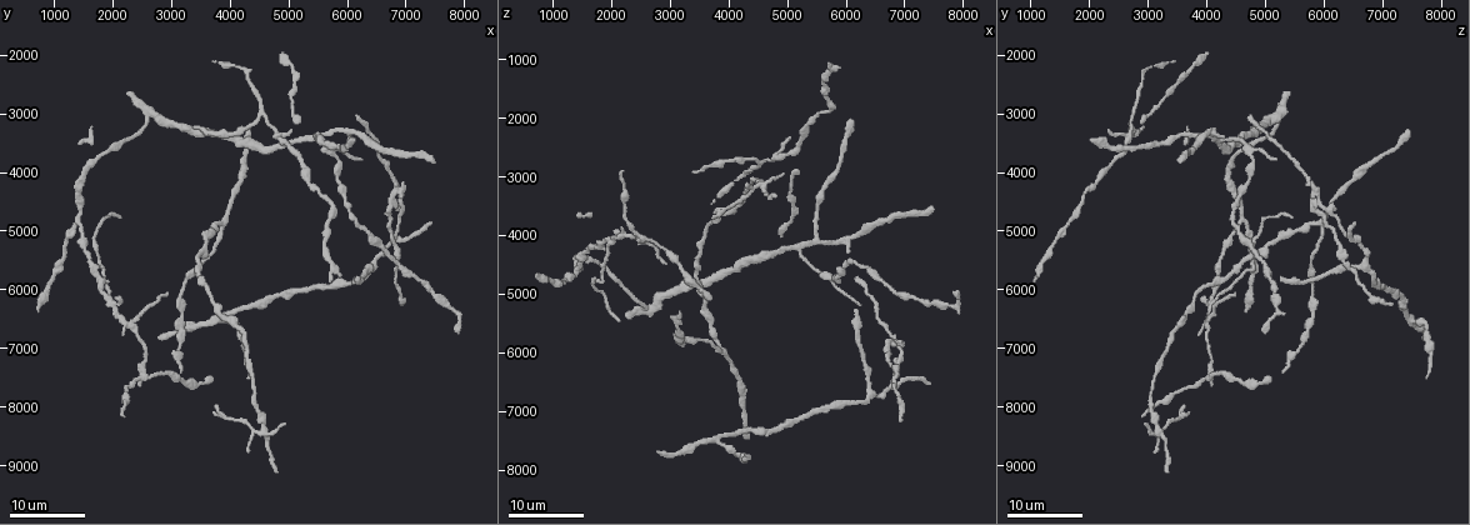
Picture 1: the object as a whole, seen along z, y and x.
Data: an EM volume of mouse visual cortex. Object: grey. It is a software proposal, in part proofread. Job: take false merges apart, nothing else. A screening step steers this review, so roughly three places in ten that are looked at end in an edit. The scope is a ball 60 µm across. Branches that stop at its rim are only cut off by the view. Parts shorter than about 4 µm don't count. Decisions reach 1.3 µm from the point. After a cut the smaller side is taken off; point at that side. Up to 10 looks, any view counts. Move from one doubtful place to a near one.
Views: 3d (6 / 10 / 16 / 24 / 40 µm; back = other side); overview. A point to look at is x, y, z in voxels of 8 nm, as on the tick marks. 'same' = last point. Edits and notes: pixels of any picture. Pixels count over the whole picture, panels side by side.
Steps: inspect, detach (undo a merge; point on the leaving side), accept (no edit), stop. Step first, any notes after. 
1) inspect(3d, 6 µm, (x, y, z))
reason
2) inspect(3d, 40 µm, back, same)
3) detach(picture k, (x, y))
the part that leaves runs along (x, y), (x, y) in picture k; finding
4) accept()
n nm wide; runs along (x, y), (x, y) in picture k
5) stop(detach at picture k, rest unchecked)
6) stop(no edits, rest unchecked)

inspect(3d, 16 µm, (4600, 8400, 3150))
two arms in line, one across

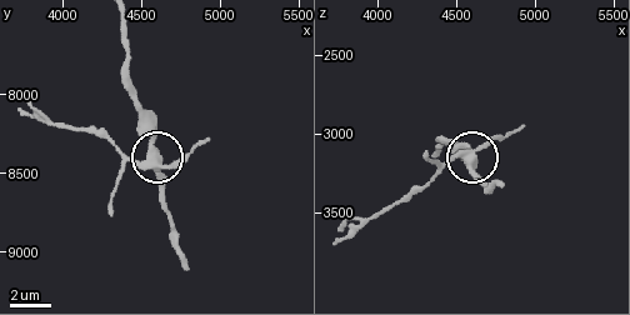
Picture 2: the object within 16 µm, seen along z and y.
inspect(3d, 10 µm, (4540, 8440, 3120))

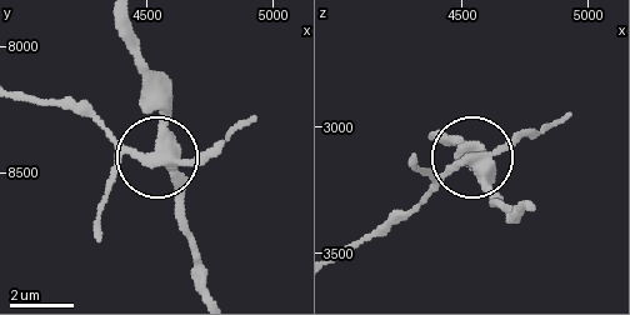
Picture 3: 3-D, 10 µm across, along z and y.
detach(picture 3, (119, 153))
3 arms; a second neuron is stuck on

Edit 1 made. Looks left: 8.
inspect(3d, 16 µm, (6900, 4350, 5850))
four-way junction

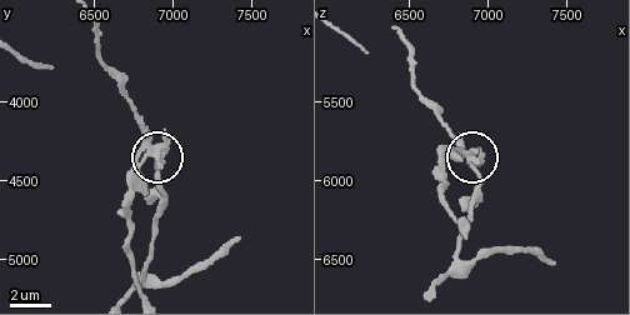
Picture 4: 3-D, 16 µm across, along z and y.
inspect(3d, 6 µm, (6880, 4340, 5820))

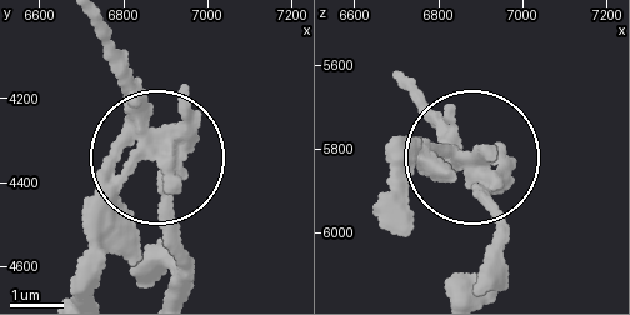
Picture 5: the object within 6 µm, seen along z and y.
detach(picture 5, (111, 178))
4 arms; the part that leaves runs along (486, 179), (433, 156), (410, 196) in picture 5; two neurons meet here

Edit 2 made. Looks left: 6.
inspect(overview)

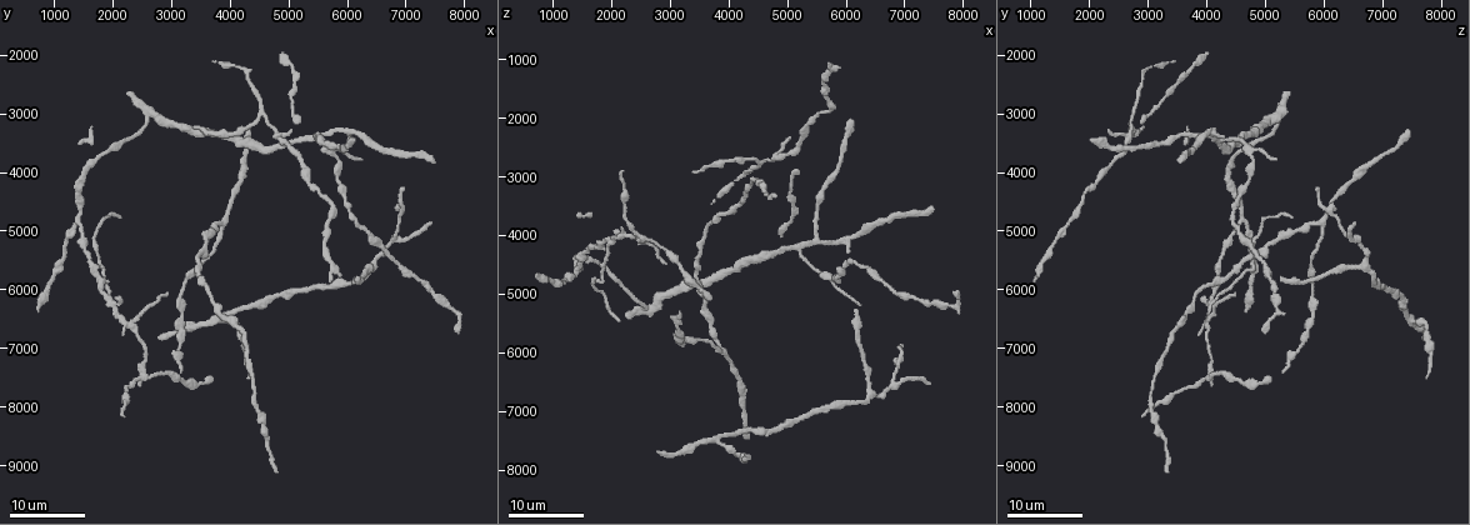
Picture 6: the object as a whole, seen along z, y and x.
inspect(3d, 24 µm, (4550, 3000, 2750))
three-way junction

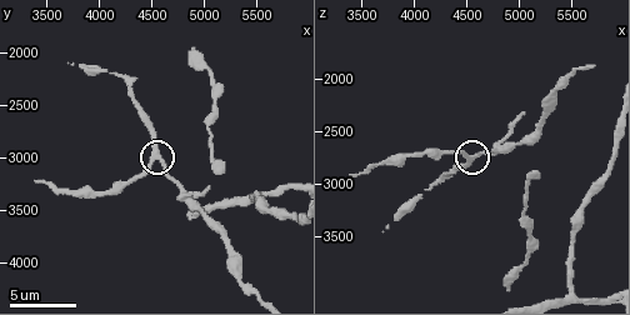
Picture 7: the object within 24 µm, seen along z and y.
inspect(3d, 6 µm, (4500, 3000, 2740))

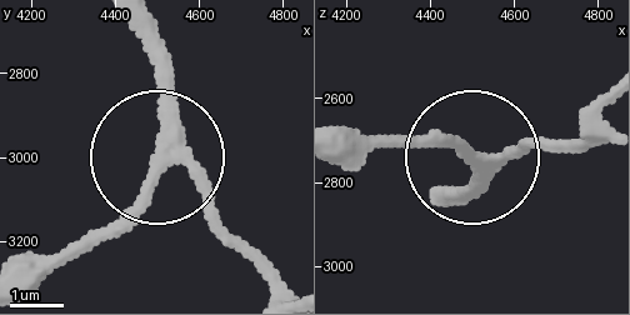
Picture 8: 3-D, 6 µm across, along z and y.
accept()
230 nm wide; continuous, no second neuron

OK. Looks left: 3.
inspect(3d, 16 µm, (2350, 6550, 4000))
three-way junction

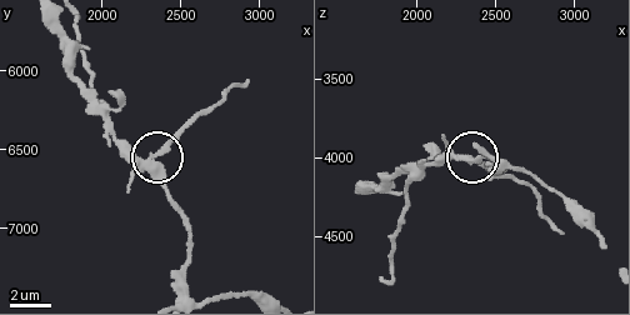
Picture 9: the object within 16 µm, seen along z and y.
inspect(3d, 10 µm, same)

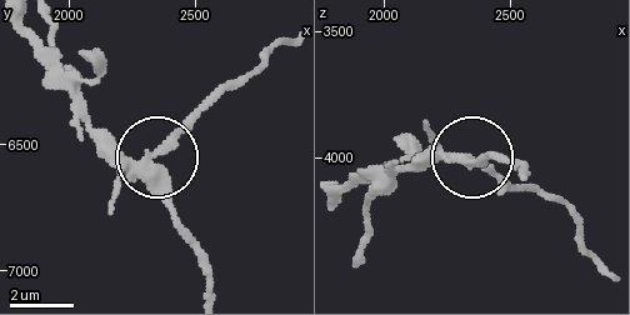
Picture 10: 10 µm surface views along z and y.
detach(picture 10, (166, 136))
3 arms; the part that leaves runs along (135, 168), (156, 159), (294, 38) in picture 10; a second neuron is stuck on

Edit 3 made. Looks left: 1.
stop(detach at picture 3, detach at picture 5, detach at picture 10, rest unchecked)

